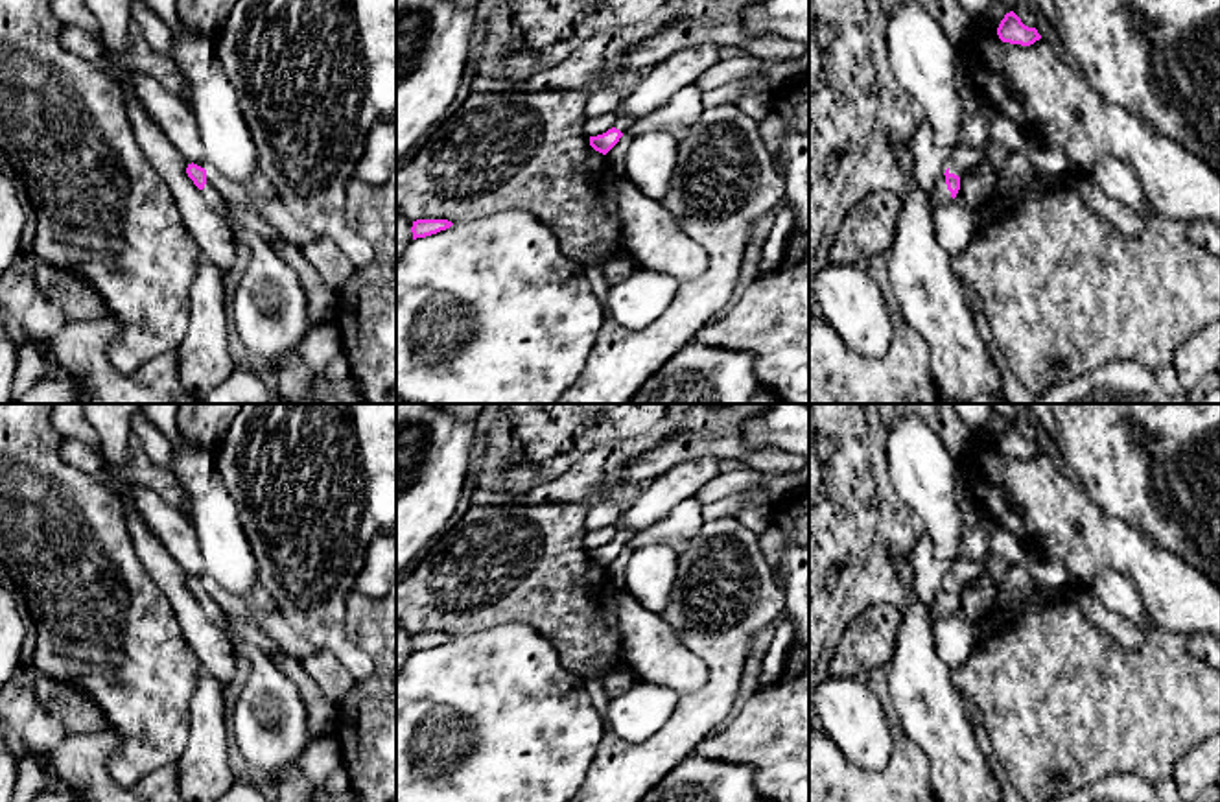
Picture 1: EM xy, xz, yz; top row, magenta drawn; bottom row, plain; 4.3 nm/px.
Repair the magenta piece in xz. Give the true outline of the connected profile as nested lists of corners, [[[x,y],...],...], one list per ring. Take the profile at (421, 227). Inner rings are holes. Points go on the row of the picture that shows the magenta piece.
[[[416,219],[413,221],[413,227],[411,227],[413,240],[437,234],[440,230],[450,229],[452,225],[453,223],[448,219]]]

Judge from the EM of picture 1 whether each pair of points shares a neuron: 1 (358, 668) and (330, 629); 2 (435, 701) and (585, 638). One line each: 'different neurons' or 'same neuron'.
1: same neuron
2: different neurons

